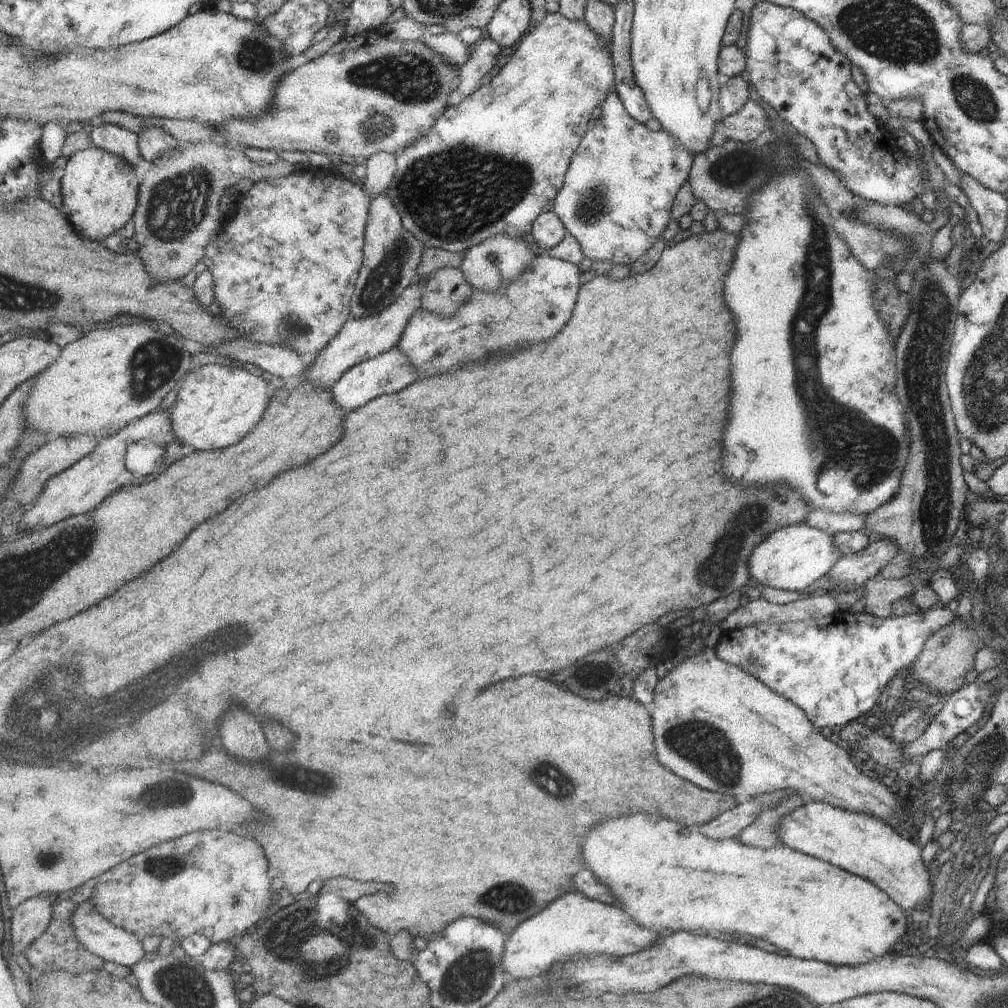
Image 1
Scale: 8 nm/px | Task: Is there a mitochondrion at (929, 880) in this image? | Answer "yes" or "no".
no

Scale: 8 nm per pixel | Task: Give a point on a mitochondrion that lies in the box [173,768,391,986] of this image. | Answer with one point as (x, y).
(284, 939)

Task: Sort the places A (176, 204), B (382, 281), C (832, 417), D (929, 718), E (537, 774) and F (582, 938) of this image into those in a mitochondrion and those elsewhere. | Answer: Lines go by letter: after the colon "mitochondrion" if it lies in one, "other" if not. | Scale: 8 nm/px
A: mitochondrion
B: mitochondrion
C: mitochondrion
D: other
E: mitochondrion
F: other

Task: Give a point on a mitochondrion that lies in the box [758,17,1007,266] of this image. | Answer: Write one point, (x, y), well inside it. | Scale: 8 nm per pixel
(974, 98)

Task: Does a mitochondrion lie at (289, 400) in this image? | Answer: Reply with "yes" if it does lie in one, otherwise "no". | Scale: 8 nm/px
no

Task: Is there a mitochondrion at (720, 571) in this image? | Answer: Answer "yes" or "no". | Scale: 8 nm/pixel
yes

